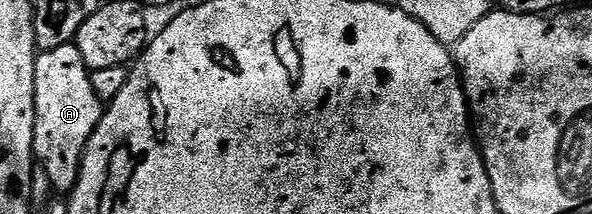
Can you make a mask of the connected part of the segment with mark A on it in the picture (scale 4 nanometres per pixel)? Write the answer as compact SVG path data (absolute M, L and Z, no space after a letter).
M74 43L39 52L34 59L34 156L44 163L52 189L62 195L77 185L82 155L102 121L104 102L92 91L90 74Z

